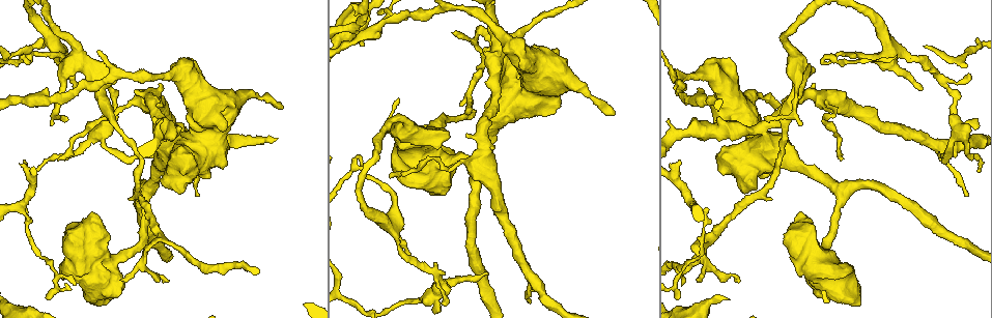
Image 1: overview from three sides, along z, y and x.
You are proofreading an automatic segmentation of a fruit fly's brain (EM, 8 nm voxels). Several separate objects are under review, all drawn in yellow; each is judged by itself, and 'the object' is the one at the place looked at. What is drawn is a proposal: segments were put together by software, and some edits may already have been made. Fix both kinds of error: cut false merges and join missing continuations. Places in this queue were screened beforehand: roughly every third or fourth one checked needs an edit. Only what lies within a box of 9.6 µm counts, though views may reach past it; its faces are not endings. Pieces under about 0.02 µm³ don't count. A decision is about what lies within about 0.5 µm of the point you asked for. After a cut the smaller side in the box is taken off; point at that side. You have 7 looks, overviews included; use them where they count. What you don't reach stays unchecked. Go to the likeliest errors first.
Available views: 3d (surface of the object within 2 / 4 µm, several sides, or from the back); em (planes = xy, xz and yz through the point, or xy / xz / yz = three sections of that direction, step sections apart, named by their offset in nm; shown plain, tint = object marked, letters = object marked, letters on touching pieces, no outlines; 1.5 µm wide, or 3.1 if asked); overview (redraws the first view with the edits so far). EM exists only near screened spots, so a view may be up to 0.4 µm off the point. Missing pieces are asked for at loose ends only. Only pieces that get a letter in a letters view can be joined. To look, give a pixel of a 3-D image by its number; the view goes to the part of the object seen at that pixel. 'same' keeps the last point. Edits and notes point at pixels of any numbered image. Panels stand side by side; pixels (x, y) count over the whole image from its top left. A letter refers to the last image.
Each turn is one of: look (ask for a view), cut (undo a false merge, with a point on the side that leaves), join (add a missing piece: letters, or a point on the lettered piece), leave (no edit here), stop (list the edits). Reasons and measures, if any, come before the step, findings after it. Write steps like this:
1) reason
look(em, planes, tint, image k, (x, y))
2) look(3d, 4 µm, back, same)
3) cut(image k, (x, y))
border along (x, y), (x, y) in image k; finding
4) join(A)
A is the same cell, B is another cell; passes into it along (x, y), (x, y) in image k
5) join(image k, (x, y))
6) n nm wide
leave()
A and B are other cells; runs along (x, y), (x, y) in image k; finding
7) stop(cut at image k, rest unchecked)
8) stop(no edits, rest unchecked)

an open end
look(3d, 4 µm, image 1, (92, 213))

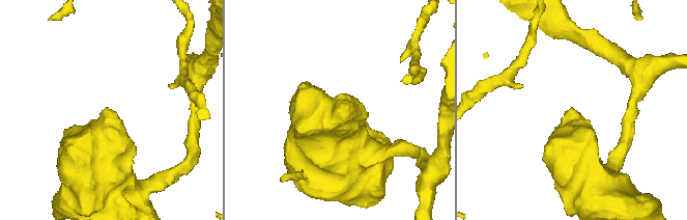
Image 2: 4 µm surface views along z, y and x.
look(em, yz, step 8, tint, image 2, (108, 109))

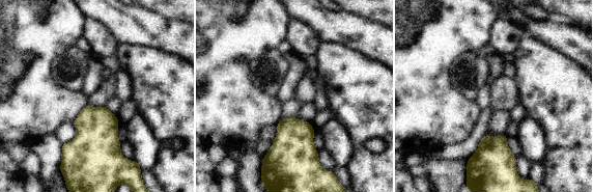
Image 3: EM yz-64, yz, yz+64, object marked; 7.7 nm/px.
cut it another way
look(em, planes, letters, same)

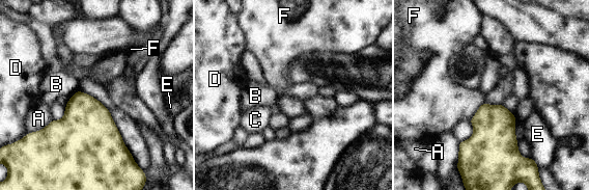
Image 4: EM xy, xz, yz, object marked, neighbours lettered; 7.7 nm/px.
leave()
A, B, C, D, E and F are other cells; no lettered piece goes on from it

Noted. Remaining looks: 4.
tapers out
look(em, planes, plain, image 1, (443, 303))

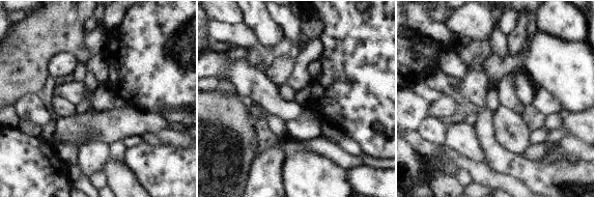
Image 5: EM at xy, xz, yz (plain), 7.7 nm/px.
what lies round it
look(em, planes, letters, same)

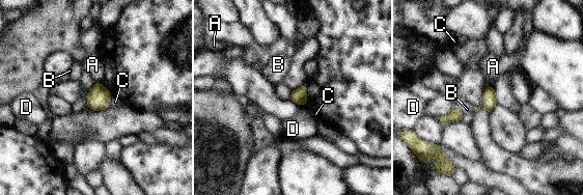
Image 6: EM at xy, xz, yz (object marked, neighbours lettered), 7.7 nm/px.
B touches over 110 nm
leave()
A, B, C and D are other cells; border along (306, 104), (300, 106) in image 6; no lettered piece goes on from it

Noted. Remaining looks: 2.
look(3d, 4 µm, image 1, (67, 119))

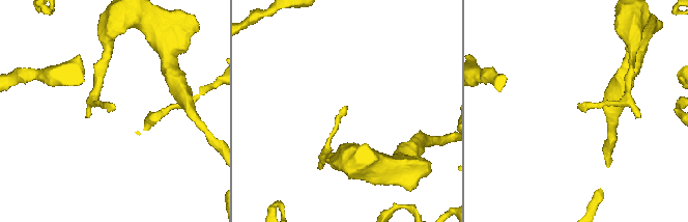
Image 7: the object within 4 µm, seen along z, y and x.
now the EM
look(em, planes, letters, image 7, (580, 109))

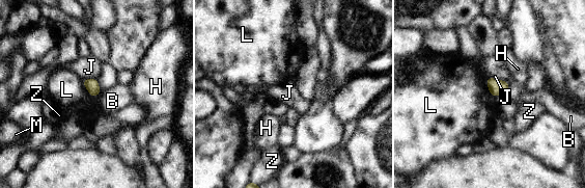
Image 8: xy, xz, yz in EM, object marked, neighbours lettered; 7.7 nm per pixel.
leave()
B, H, J, L, M and Z are other cells; border along (87, 91), (93, 97) in image 8; no lettered piece goes on from it

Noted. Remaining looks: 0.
stop(no edits, rest unchecked)

